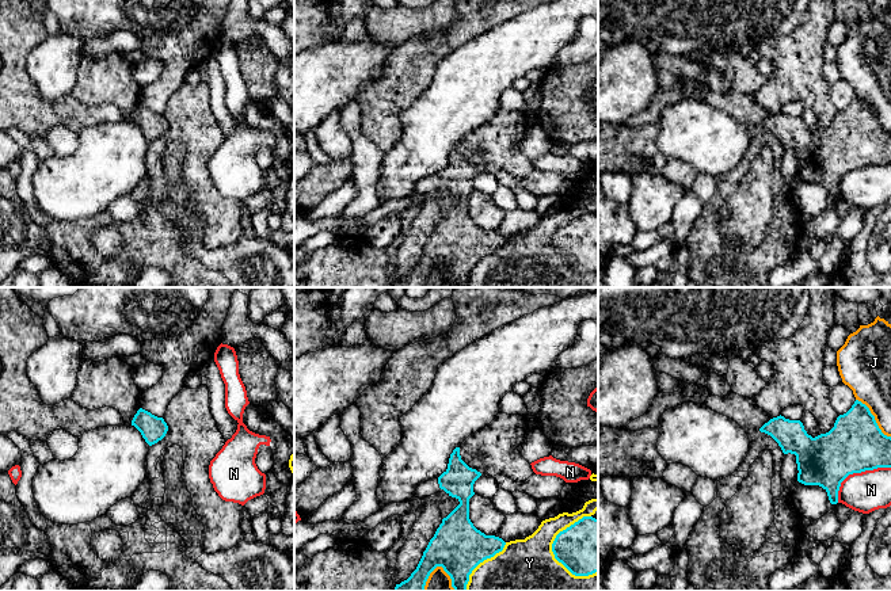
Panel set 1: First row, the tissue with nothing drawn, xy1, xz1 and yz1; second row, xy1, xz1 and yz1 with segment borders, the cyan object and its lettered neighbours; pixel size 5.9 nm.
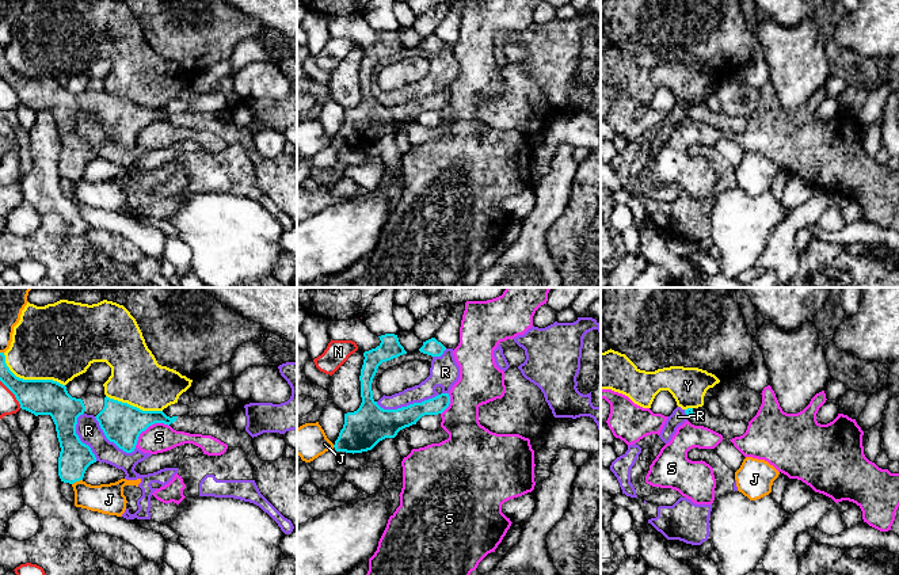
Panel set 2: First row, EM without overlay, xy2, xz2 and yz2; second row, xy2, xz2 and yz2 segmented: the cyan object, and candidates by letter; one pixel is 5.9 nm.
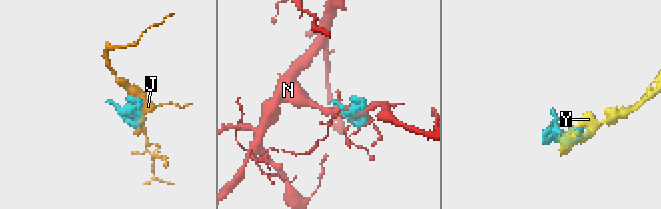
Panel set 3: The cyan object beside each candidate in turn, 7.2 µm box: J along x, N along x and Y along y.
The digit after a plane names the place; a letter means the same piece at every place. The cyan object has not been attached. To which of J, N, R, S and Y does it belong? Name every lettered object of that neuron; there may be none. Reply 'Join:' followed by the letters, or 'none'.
Join: none

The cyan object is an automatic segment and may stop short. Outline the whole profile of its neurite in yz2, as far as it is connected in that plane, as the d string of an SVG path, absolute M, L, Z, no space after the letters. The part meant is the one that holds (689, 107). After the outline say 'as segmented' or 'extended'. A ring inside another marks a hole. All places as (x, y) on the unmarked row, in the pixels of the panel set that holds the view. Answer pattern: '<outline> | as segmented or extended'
M705 102L698 104L687 104L685 106L687 111L687 117L694 122L708 123L719 130L721 130L727 136L732 136L735 133L740 133L746 129L748 119L743 117L730 117L720 113L713 113Z | extended

